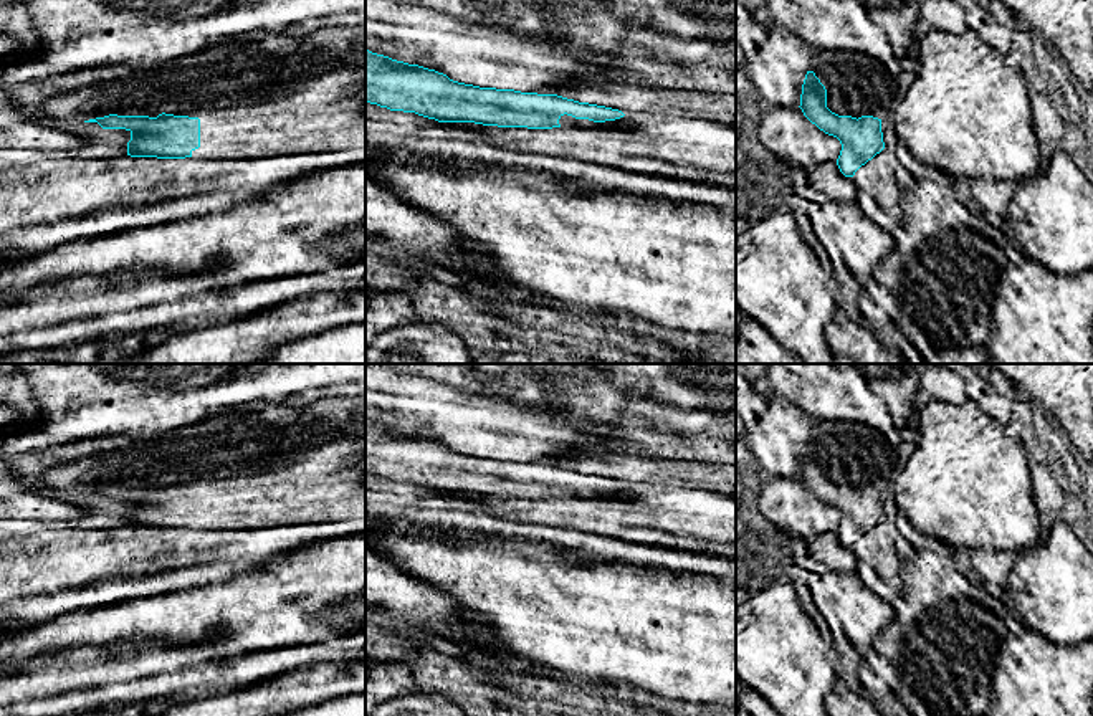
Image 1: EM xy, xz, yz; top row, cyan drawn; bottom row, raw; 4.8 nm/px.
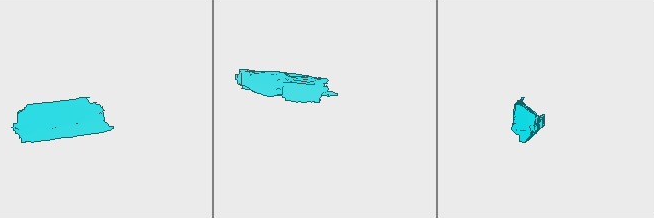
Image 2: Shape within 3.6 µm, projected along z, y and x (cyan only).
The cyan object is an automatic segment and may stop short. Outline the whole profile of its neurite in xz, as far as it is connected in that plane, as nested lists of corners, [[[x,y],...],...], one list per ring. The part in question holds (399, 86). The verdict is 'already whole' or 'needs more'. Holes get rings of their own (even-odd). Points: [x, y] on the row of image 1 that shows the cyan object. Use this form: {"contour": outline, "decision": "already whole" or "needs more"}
{"contour": [[[365,48],[365,103],[438,122],[498,127],[610,127],[625,114],[557,94],[480,88]]], "decision": "needs more"}

